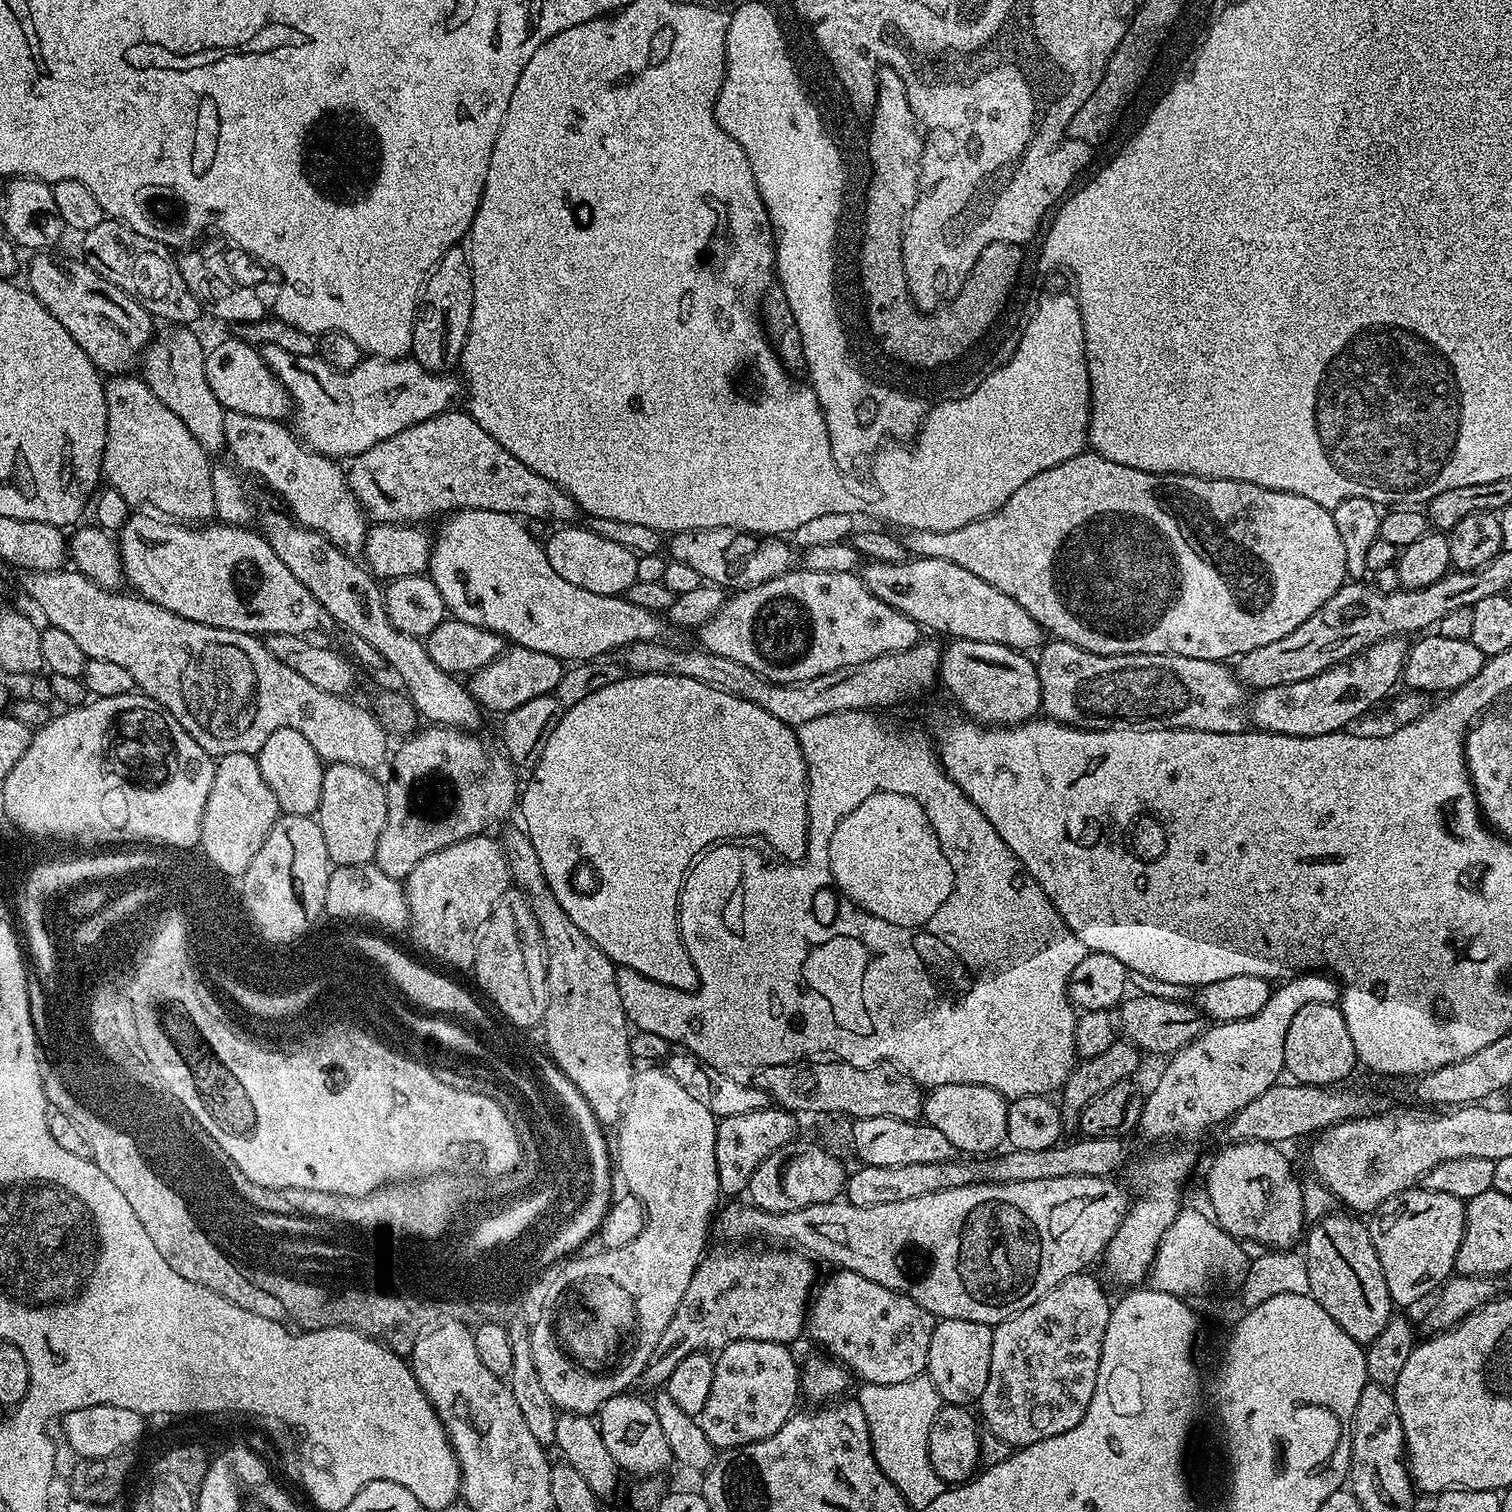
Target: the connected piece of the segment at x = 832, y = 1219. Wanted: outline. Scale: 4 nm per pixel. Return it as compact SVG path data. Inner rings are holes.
M1067 1176L1066 1178L1037 1178L1034 1182L1006 1182L1005 1184L971 1184L970 1186L956 1186L954 1190L938 1190L938 1194L921 1194L919 1198L909 1198L903 1202L890 1202L886 1206L854 1206L847 1202L833 1202L831 1204L811 1204L805 1208L799 1208L793 1212L764 1212L760 1208L753 1206L751 1203L736 1204L740 1202L732 1202L728 1209L721 1211L718 1216L718 1228L725 1232L728 1236L761 1236L761 1241L767 1242L772 1246L791 1246L793 1249L799 1250L809 1257L815 1258L817 1261L829 1260L830 1263L836 1264L837 1269L845 1272L857 1272L862 1274L862 1278L870 1278L870 1282L878 1282L878 1286L886 1286L890 1290L900 1292L904 1296L909 1296L914 1302L918 1302L918 1306L922 1306L932 1316L940 1320L965 1320L966 1322L982 1322L989 1326L1001 1324L1003 1320L1009 1320L1014 1314L1018 1314L1022 1310L1026 1310L1026 1306L1030 1306L1034 1302L1038 1302L1038 1298L1042 1298L1054 1286L1061 1284L1066 1278L1070 1278L1074 1274L1085 1271L1089 1266L1101 1259L1107 1248L1110 1238L1114 1238L1114 1234L1118 1230L1120 1223L1124 1221L1124 1216L1128 1213L1130 1207L1130 1196L1124 1193L1124 1188L1120 1184L1115 1184L1117 1181L1112 1178L1105 1178L1103 1176Z

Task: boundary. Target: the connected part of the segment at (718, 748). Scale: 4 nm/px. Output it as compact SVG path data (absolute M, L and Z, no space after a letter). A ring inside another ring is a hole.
M628 674L618 682L610 682L610 686L602 686L602 690L594 690L594 694L582 698L582 702L564 709L558 726L554 726L554 734L550 734L550 742L546 742L546 750L542 750L542 758L538 758L530 776L532 781L525 788L523 785L518 800L518 813L524 819L523 831L528 833L534 854L538 854L538 862L542 862L542 874L558 906L570 914L570 922L574 922L574 926L578 926L578 930L582 930L582 934L586 934L586 938L590 938L590 942L594 942L602 954L609 956L613 964L634 970L674 990L694 992L700 986L700 975L686 950L682 928L678 923L680 889L697 857L711 849L713 844L748 838L744 836L757 836L765 840L784 862L799 862L807 853L808 763L796 737L796 728L774 718L774 714L762 710L762 706L746 702L746 698L706 686L706 682L694 682L694 678L678 678L670 674ZM583 860L596 871L597 884L593 892L579 892L572 885L572 871Z

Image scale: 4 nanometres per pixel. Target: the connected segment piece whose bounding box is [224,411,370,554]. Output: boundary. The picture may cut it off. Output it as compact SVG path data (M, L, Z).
M225 411L224 414L224 442L226 445L227 455L232 455L232 460L244 472L249 472L252 476L257 476L262 483L265 484L269 493L275 494L286 505L287 511L290 513L296 523L301 524L304 528L309 528L315 532L321 532L330 542L334 542L334 546L338 546L343 552L349 554L360 554L364 550L364 539L370 527L369 517L366 515L360 503L356 501L356 495L348 489L348 477L343 467L339 468L337 461L330 456L323 456L321 452L314 452L307 444L301 442L291 431L284 429L285 425L278 420L267 420L266 418L254 418L250 414L238 414L237 412Z

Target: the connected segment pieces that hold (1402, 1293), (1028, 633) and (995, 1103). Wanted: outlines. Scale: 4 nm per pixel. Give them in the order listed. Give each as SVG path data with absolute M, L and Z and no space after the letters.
M1417 1186L1382 1202L1382 1206L1371 1213L1368 1233L1372 1236L1374 1250L1378 1250L1378 1262L1382 1262L1382 1274L1393 1305L1416 1304L1428 1295L1431 1297L1453 1275L1458 1246L1464 1233L1464 1205L1465 1201L1454 1198L1454 1194L1431 1192Z
M925 556L895 564L873 560L863 565L862 579L870 595L882 598L882 602L906 614L921 629L941 632L947 638L998 642L1021 650L1036 650L1045 643L1044 629L1010 594L1002 594L990 582L982 582L978 574L970 574L968 568L954 562Z
M948 1083L925 1095L923 1119L941 1130L959 1153L984 1156L995 1153L1007 1141L1008 1106L1007 1097L984 1084Z

